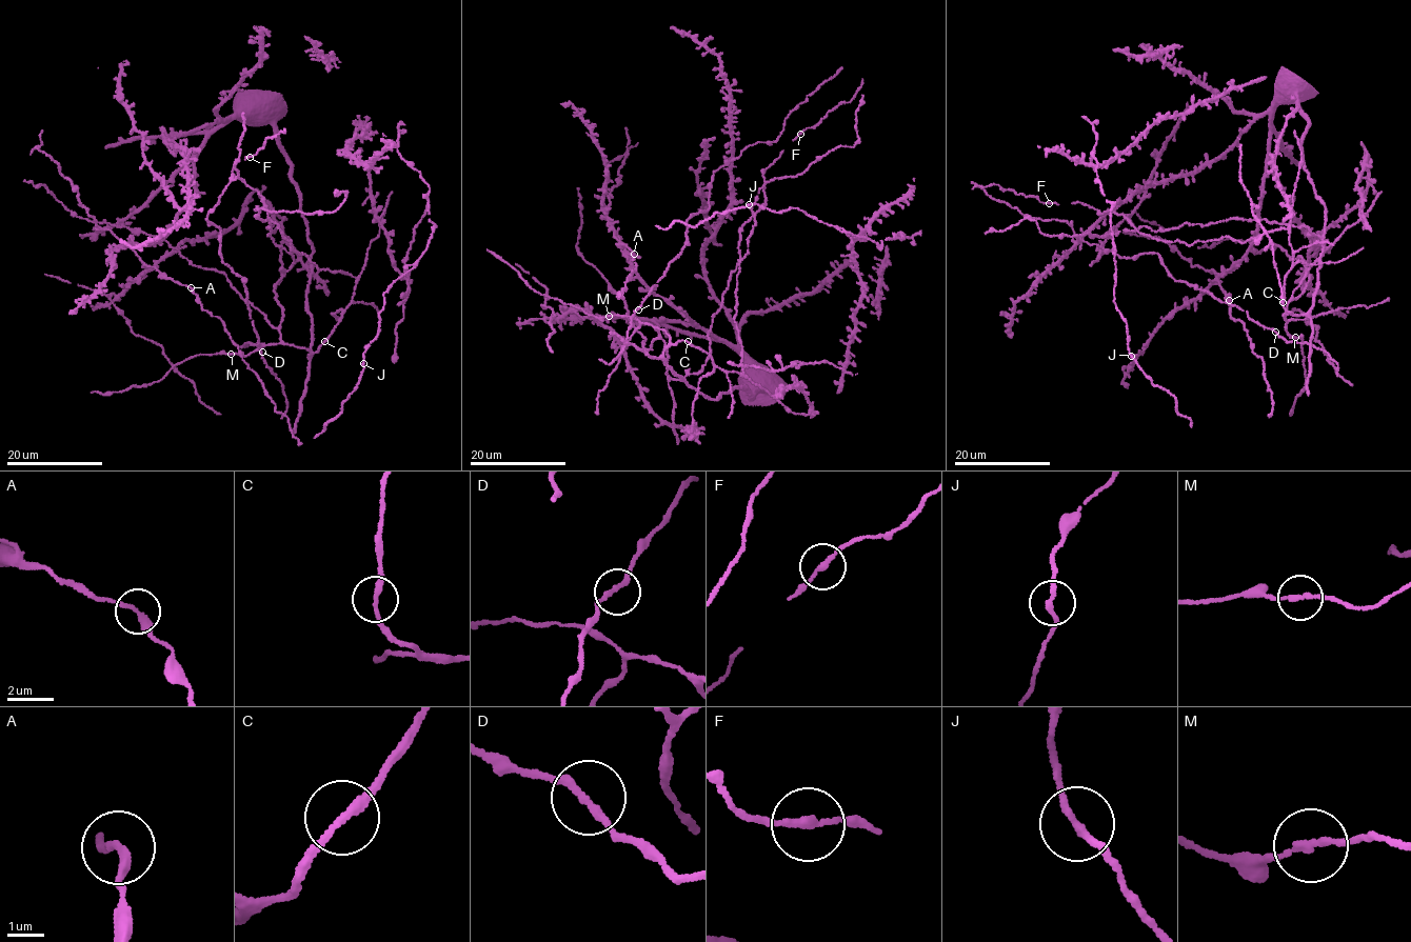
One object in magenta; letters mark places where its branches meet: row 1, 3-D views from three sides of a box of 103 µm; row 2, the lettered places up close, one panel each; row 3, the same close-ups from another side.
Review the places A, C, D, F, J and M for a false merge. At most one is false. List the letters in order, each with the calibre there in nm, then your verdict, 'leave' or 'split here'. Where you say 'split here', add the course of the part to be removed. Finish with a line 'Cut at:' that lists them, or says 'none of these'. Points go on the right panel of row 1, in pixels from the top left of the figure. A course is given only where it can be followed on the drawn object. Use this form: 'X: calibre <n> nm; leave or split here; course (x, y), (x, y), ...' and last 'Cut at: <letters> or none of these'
A: calibre 220 nm; leave
C: calibre 200 nm; leave
D: calibre 190 nm; leave
F: calibre 190 nm; leave
J: calibre 190 nm; leave
M: calibre 190 nm; leave
Cut at: none of these

